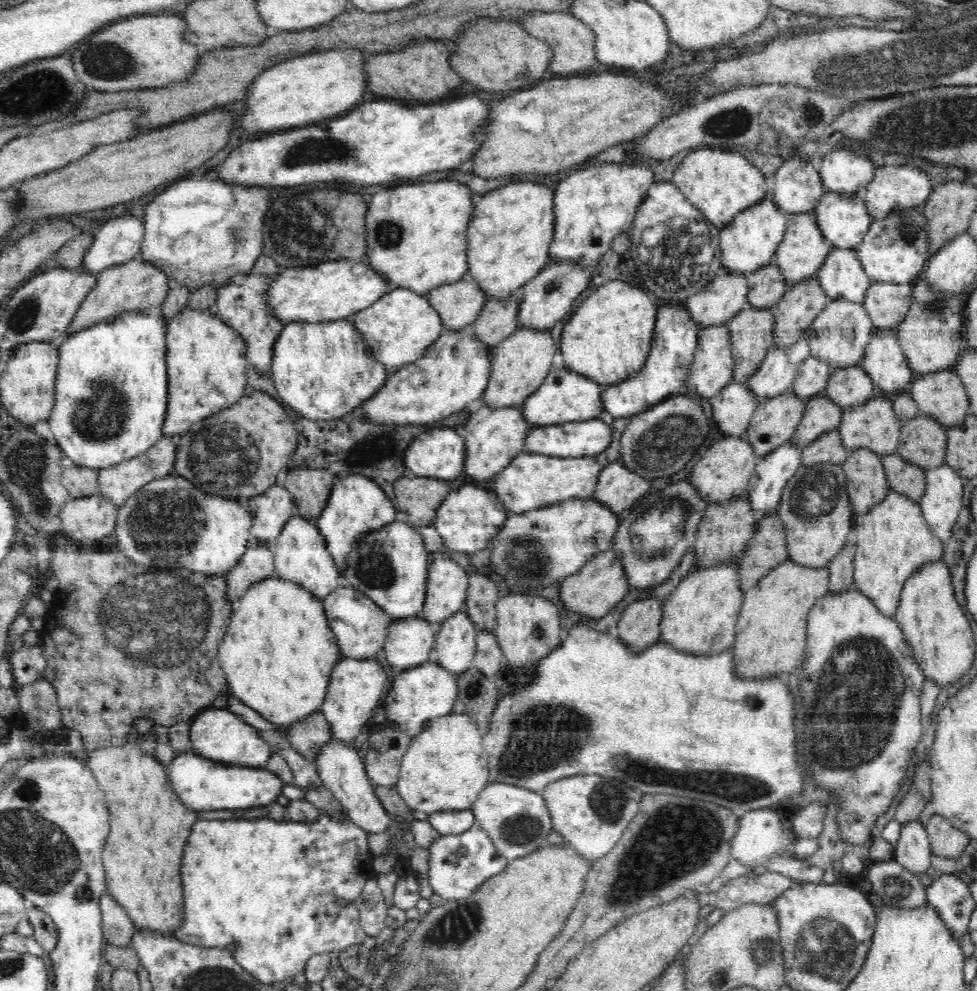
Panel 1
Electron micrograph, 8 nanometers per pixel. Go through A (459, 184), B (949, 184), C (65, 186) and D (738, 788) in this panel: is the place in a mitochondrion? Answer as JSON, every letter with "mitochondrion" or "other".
{"A":"other","B":"other","C":"other","D":"mitochondrion"}

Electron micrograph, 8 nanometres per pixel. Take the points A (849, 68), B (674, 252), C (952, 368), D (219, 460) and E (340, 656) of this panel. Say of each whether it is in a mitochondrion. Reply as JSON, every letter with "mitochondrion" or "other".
{"A":"mitochondrion","B":"mitochondrion","C":"other","D":"mitochondrion","E":"other"}

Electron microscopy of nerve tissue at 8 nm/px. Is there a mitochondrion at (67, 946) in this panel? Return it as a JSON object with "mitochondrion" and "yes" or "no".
{"mitochondrion":"no"}

